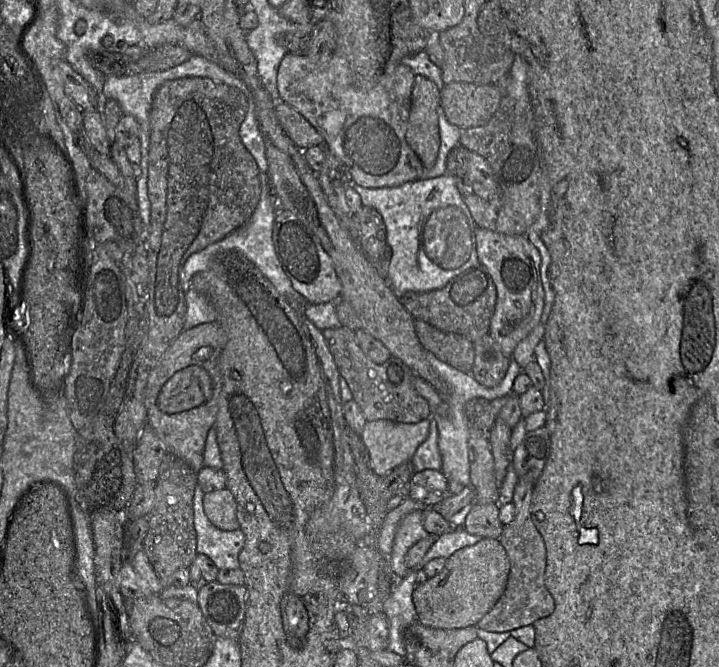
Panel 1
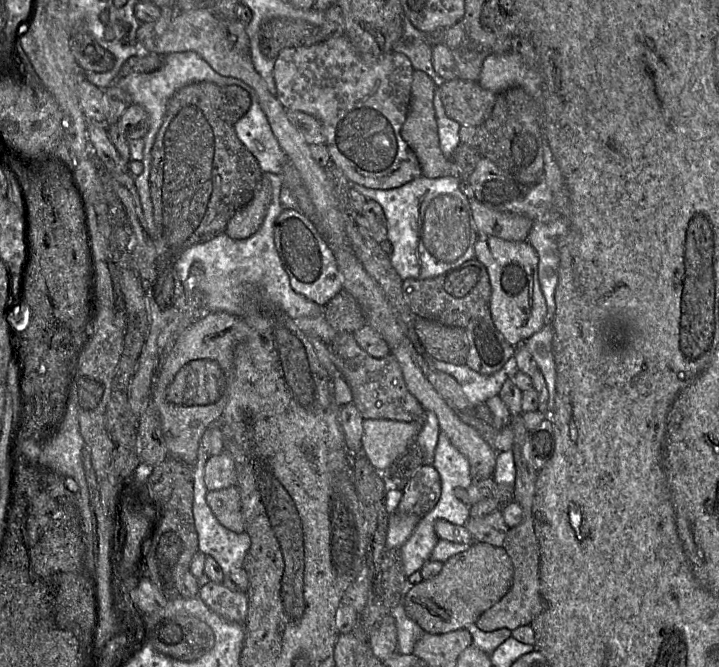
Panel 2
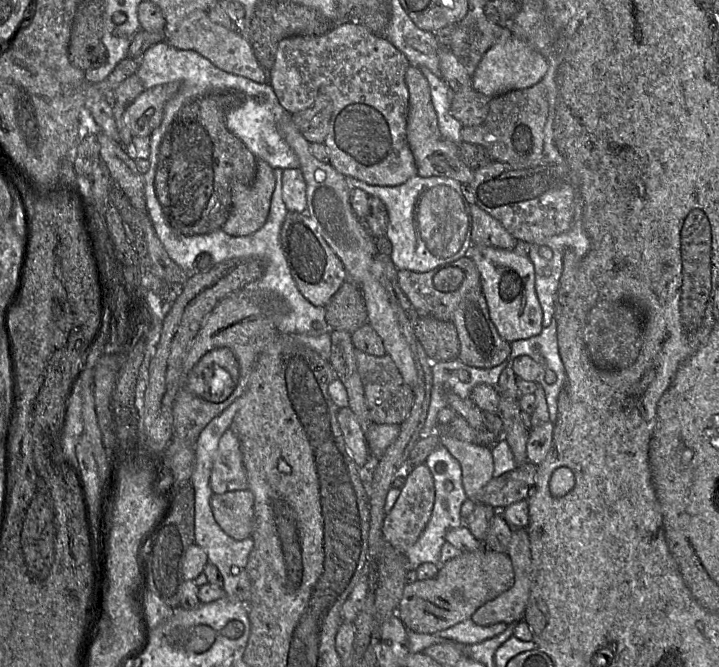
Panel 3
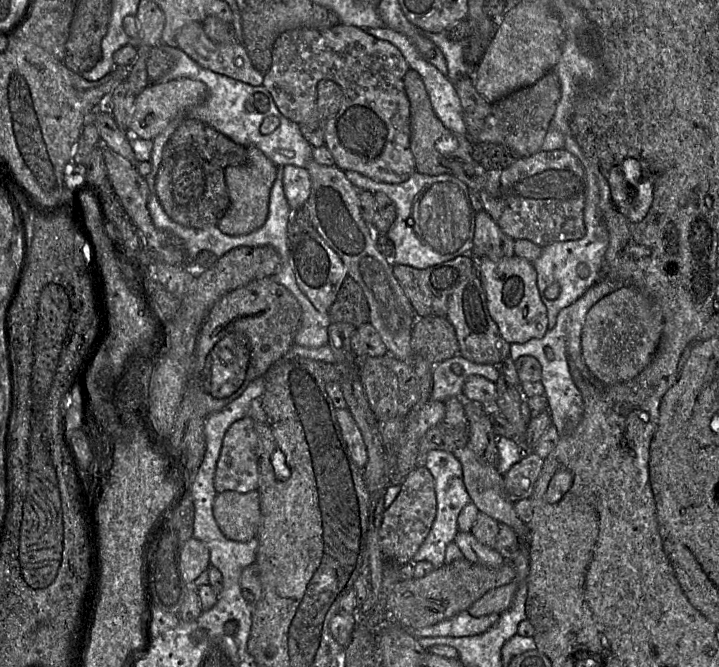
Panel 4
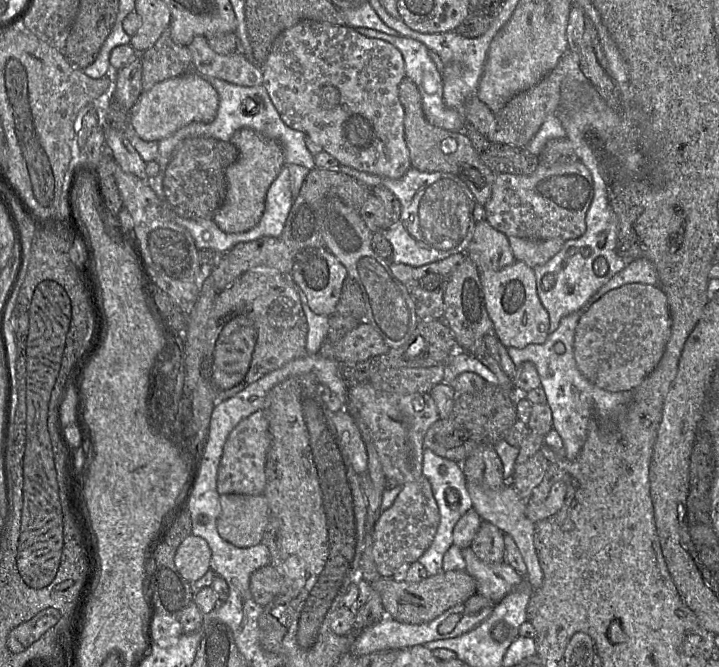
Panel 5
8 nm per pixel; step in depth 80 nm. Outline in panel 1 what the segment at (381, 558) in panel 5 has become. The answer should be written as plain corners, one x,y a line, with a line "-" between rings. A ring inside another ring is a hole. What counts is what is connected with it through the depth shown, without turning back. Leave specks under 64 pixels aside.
425,469
412,475
408,498
433,506
450,496
448,482
442,471

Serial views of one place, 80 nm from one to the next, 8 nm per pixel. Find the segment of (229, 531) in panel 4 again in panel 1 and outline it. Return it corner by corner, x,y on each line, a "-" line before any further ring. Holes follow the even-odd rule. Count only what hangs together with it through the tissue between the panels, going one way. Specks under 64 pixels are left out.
226,487
205,493
204,511
213,525
224,531
240,529
237,518
237,502

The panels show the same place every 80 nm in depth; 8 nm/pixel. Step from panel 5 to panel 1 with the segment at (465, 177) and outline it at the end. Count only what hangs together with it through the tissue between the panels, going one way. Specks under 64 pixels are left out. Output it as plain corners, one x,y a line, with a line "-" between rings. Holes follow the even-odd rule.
415,75
405,139
427,169
435,164
440,146
437,116
440,103
436,84
425,76

